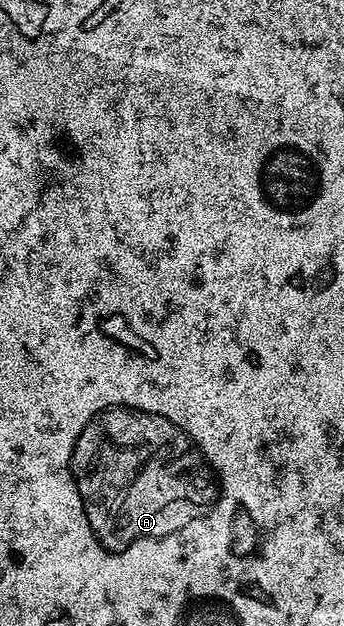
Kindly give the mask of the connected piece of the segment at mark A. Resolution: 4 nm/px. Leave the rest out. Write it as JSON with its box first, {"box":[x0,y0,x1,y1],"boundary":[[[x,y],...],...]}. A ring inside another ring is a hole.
{"box":[66,403,226,559],"boundary":[[[106,403],[106,407],[90,411],[90,415],[86,415],[86,423],[78,427],[74,443],[70,443],[66,471],[70,471],[70,483],[74,483],[74,495],[78,495],[78,503],[82,503],[84,517],[88,517],[88,525],[92,525],[90,539],[94,539],[94,543],[98,543],[98,551],[102,551],[102,555],[110,555],[110,559],[126,555],[126,551],[130,551],[130,547],[138,547],[138,543],[166,543],[166,539],[182,535],[190,523],[202,523],[206,515],[214,515],[214,511],[218,511],[218,503],[226,499],[226,475],[214,467],[214,459],[210,459],[210,455],[206,455],[206,447],[194,439],[194,431],[190,431],[190,427],[182,427],[182,423],[178,423],[178,419],[170,419],[170,415],[162,416],[162,411],[150,411],[150,407],[138,407],[138,403]]]}

